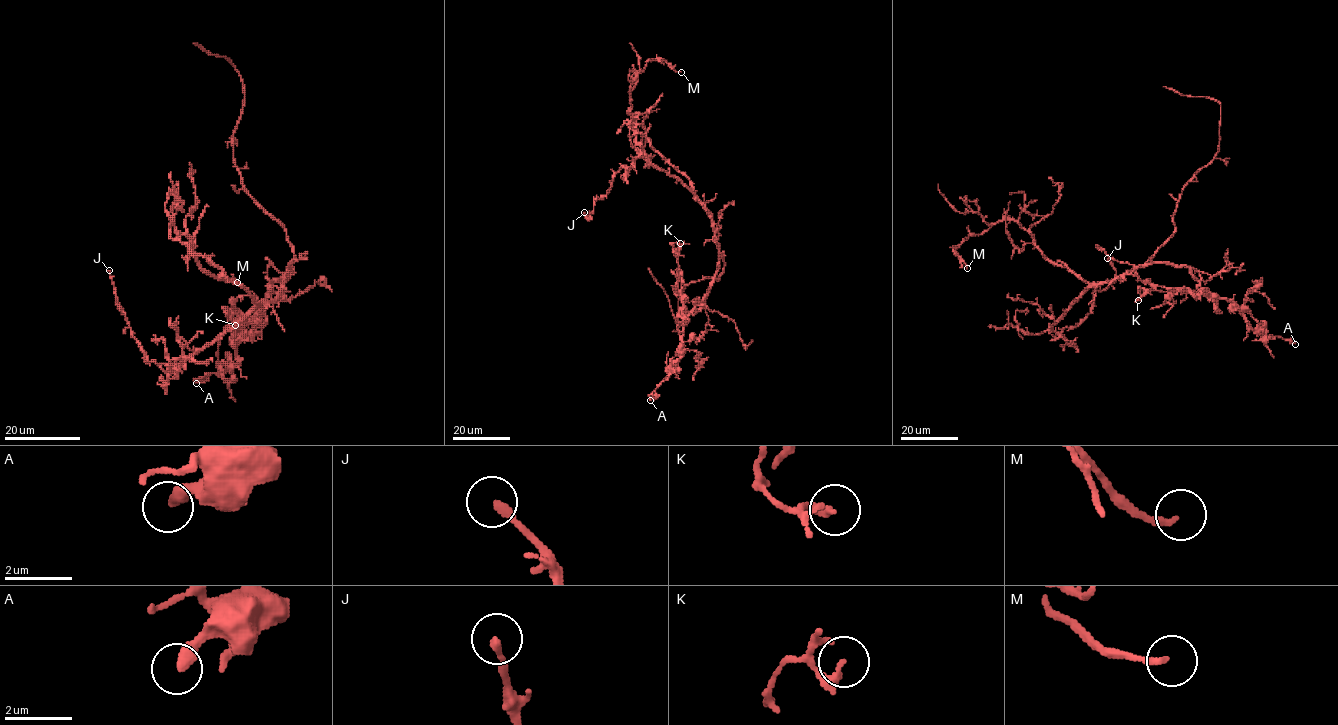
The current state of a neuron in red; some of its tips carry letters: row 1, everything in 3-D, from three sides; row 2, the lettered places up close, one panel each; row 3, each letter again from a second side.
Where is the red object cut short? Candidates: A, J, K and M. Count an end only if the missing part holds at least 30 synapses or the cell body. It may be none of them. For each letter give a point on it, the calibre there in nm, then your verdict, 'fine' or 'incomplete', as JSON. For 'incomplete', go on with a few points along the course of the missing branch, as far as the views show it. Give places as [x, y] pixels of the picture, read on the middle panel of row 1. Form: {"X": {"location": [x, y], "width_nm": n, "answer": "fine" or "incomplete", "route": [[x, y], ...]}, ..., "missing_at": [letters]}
{"A": {"location": [650, 400], "width_nm": 400, "answer": "fine"}, "J": {"location": [584, 212], "width_nm": 240, "answer": "fine"}, "K": {"location": [680, 243], "width_nm": 260, "answer": "fine"}, "M": {"location": [681, 72], "width_nm": 180, "answer": "fine"}, "missing_at": []}

